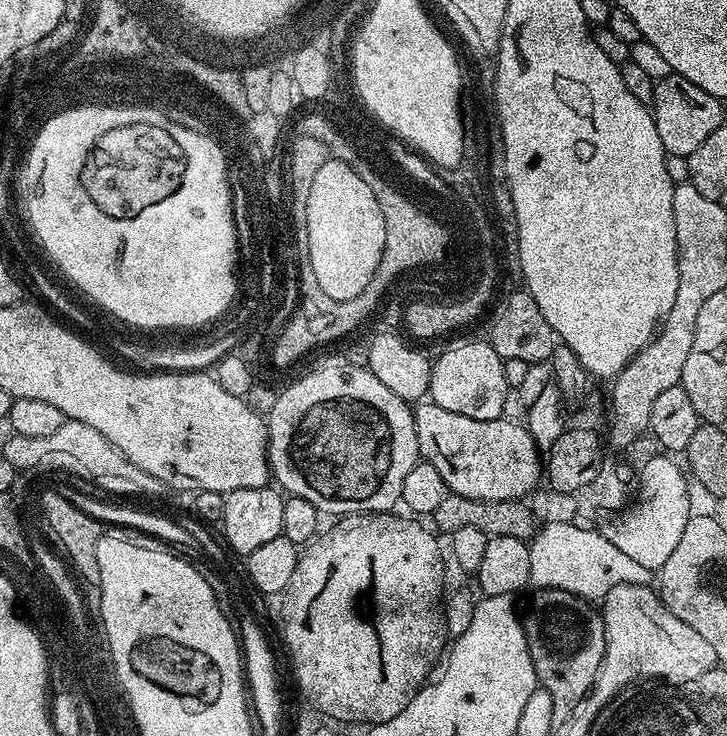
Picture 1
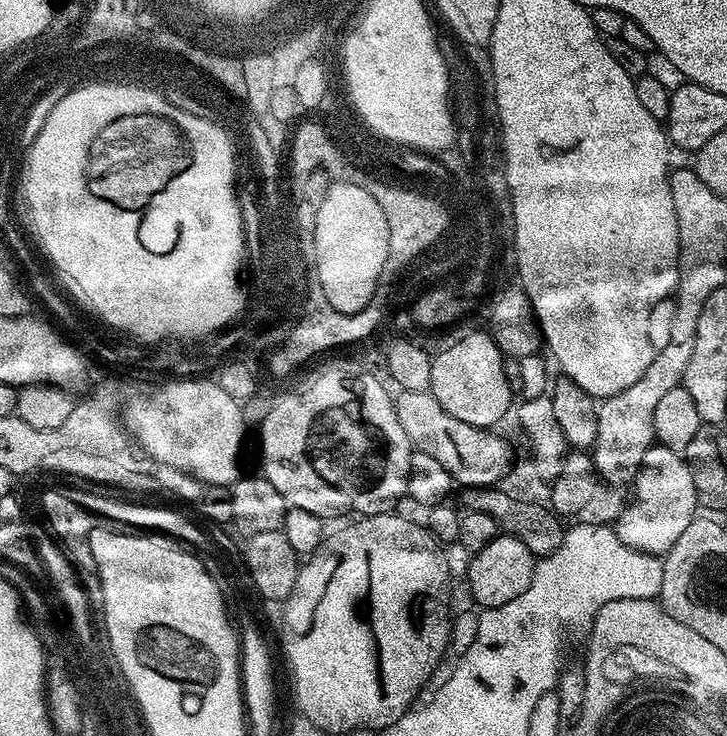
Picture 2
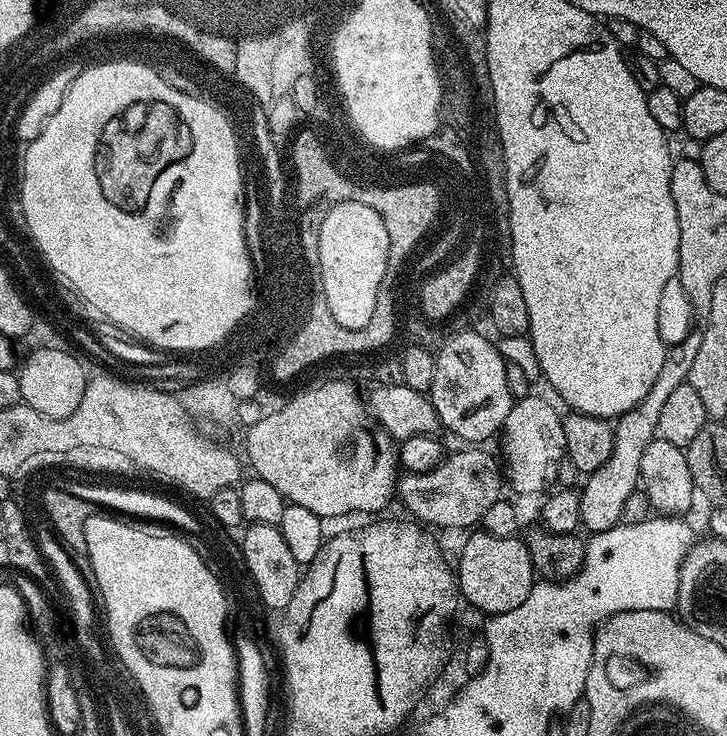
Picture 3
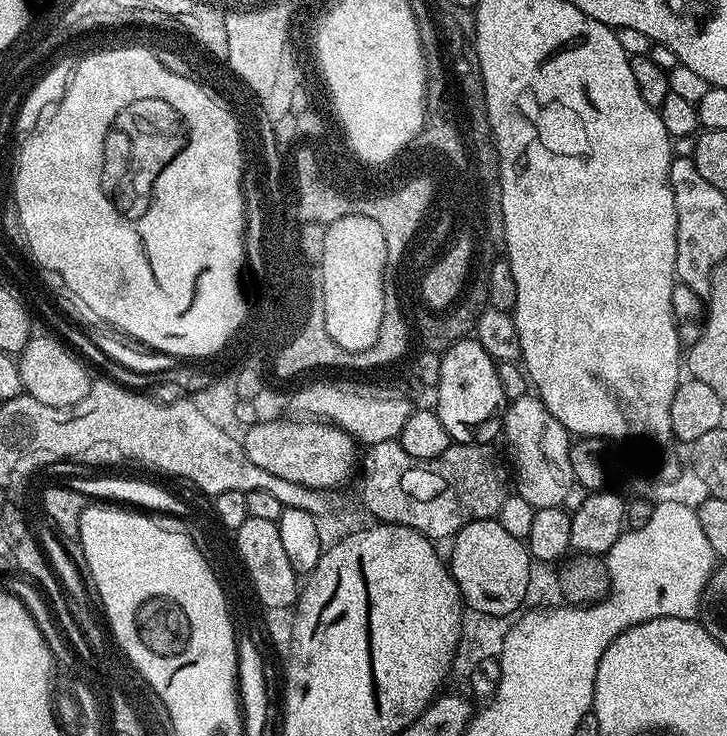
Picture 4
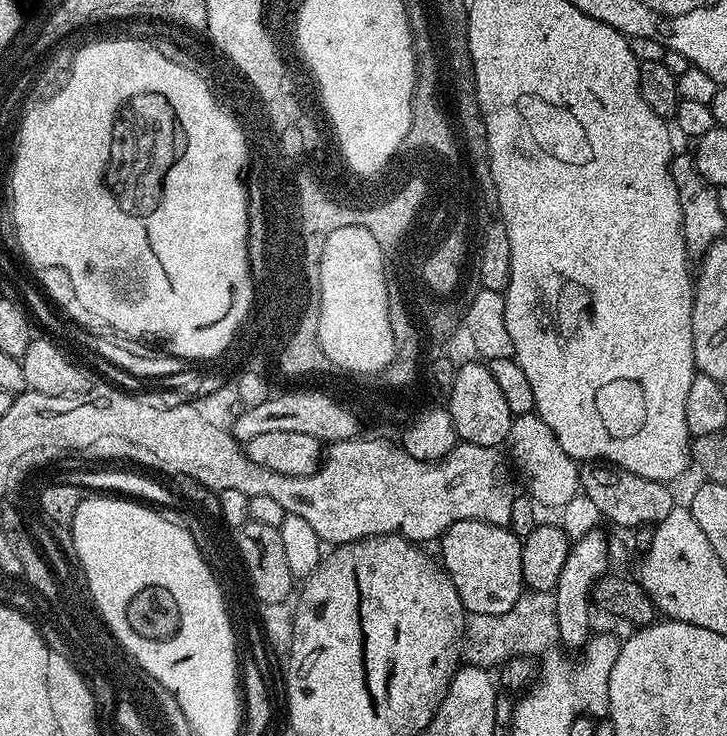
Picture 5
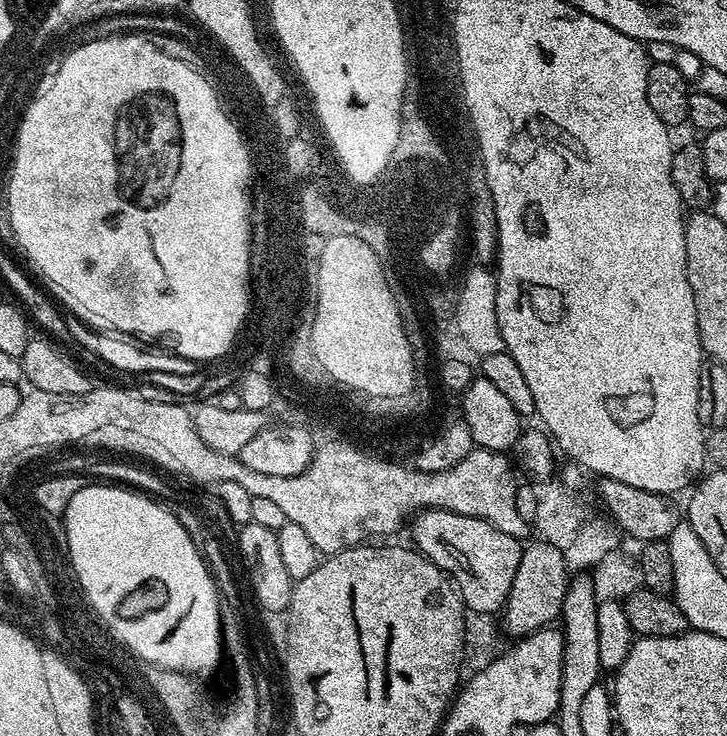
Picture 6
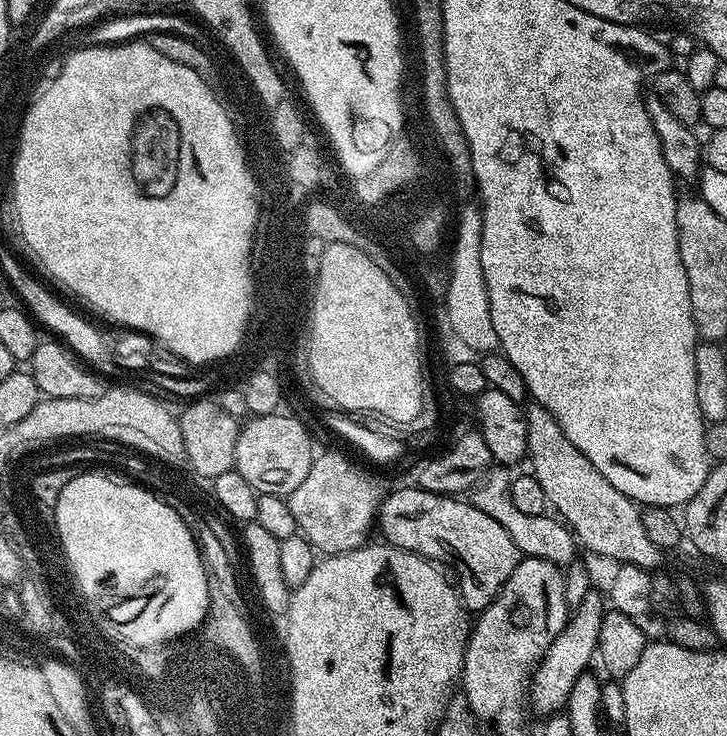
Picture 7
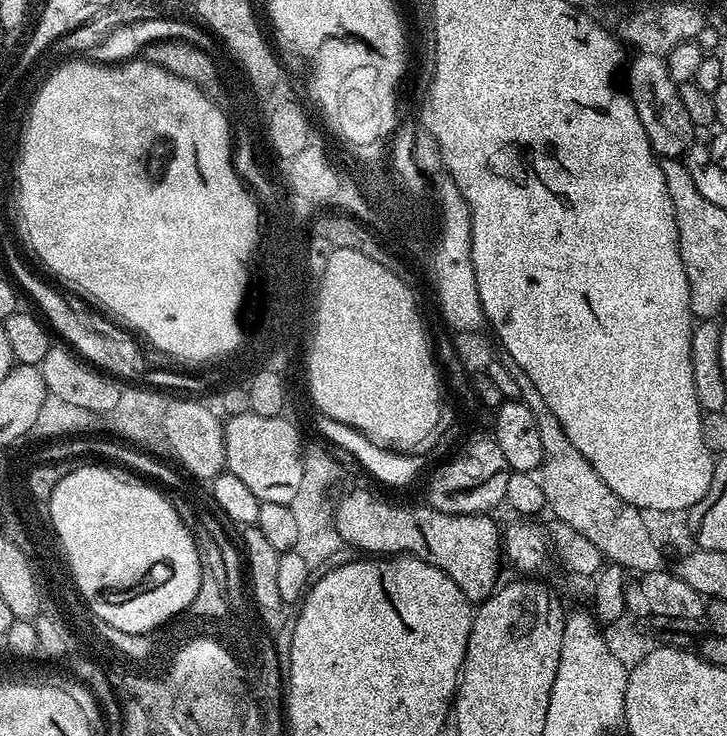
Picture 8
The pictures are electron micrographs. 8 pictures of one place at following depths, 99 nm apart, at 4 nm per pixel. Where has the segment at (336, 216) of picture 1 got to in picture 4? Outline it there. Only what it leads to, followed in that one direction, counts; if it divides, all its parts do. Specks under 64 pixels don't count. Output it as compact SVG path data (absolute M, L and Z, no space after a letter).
M348 216L329 223L325 230L325 246L322 251L322 286L325 292L326 330L334 342L345 352L364 352L378 338L384 313L384 268L387 266L386 238L382 238L382 226L369 216Z

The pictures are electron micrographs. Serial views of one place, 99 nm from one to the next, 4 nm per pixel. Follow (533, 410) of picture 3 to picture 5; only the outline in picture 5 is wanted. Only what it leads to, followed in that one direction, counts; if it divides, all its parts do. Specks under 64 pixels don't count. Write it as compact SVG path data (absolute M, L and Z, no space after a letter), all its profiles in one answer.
M536 413L515 417L506 442L508 447L510 446L509 457L515 473L519 481L521 478L527 495L532 497L537 505L552 506L556 510L579 493L580 477L577 461L570 459L562 450L553 431Z

